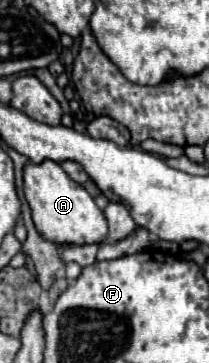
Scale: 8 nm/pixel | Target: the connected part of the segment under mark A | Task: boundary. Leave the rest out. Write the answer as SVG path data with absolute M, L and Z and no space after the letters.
M44 160L40 164L28 162L24 166L24 196L32 208L32 218L40 234L62 246L62 244L94 244L106 238L108 222L102 210L94 204L94 198L54 160Z

